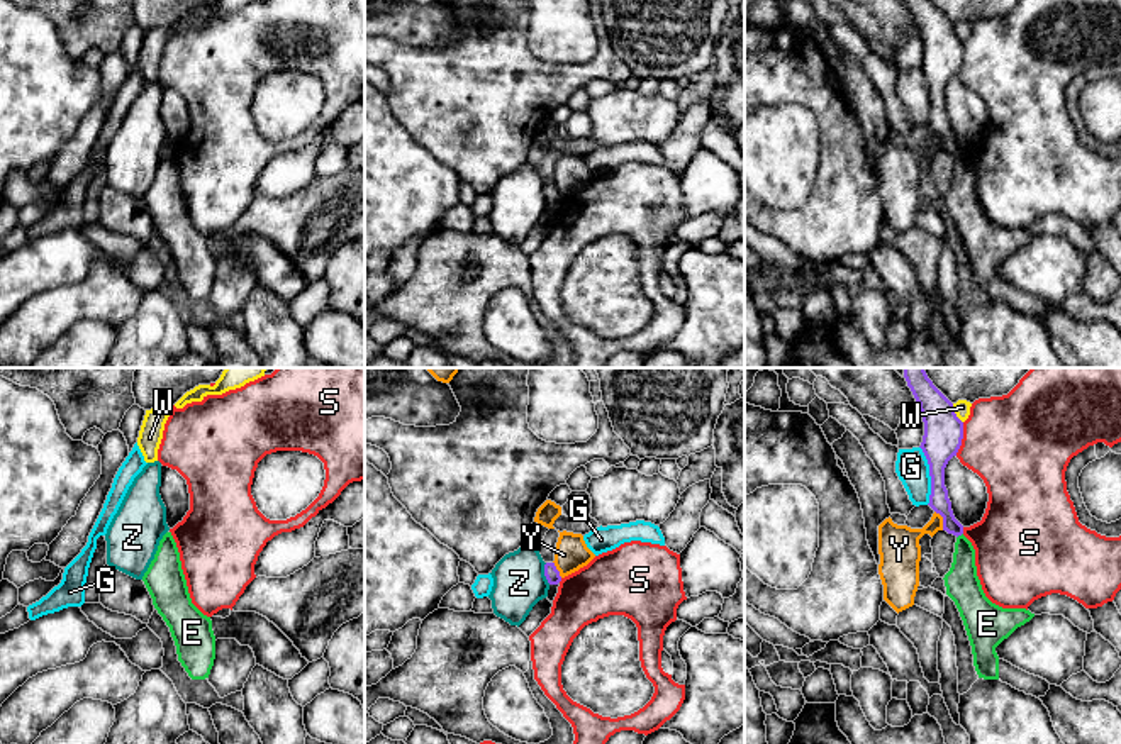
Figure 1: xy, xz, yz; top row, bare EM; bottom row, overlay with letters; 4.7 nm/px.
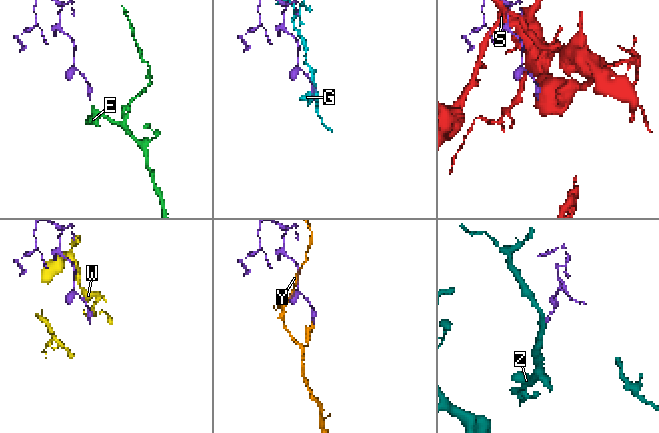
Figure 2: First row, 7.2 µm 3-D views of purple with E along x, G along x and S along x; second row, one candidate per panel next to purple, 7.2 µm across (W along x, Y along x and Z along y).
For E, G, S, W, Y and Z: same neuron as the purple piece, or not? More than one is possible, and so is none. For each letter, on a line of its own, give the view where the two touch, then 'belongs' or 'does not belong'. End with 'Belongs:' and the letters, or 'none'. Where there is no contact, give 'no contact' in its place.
E: yz | does not belong
G: yz | does not belong
S: yz | does not belong
W: yz | does not belong
Y: yz | does not belong
Z: xz | does not belong
Belongs: none

